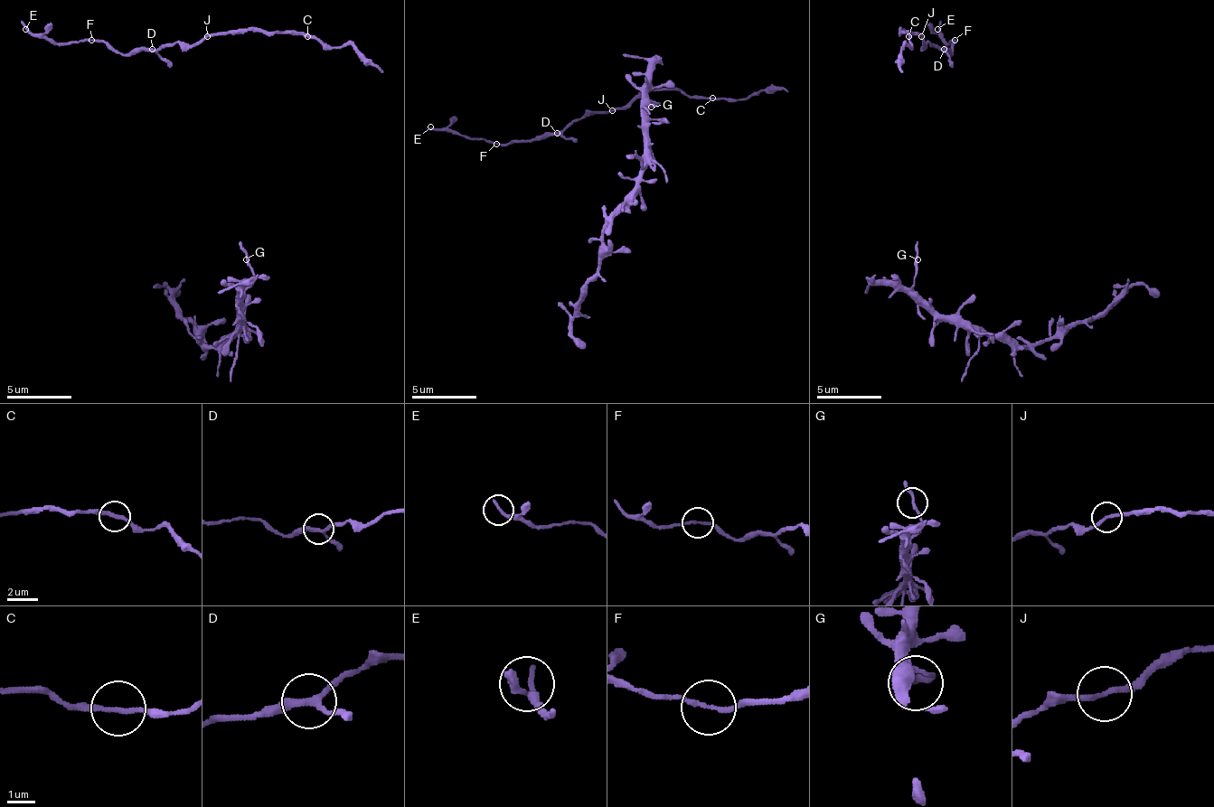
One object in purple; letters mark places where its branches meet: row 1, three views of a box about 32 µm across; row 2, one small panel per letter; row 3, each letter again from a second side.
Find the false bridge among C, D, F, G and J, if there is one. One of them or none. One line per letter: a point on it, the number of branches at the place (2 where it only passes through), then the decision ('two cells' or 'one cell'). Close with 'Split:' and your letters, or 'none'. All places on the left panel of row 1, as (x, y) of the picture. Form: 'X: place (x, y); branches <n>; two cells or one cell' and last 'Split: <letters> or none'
C: place (307, 36); branches 2; one cell
D: place (152, 49); branches 3; one cell
F: place (91, 40); branches 2; one cell
G: place (246, 259); branches 2; one cell
J: place (207, 36); branches 2; one cell
Split: none

